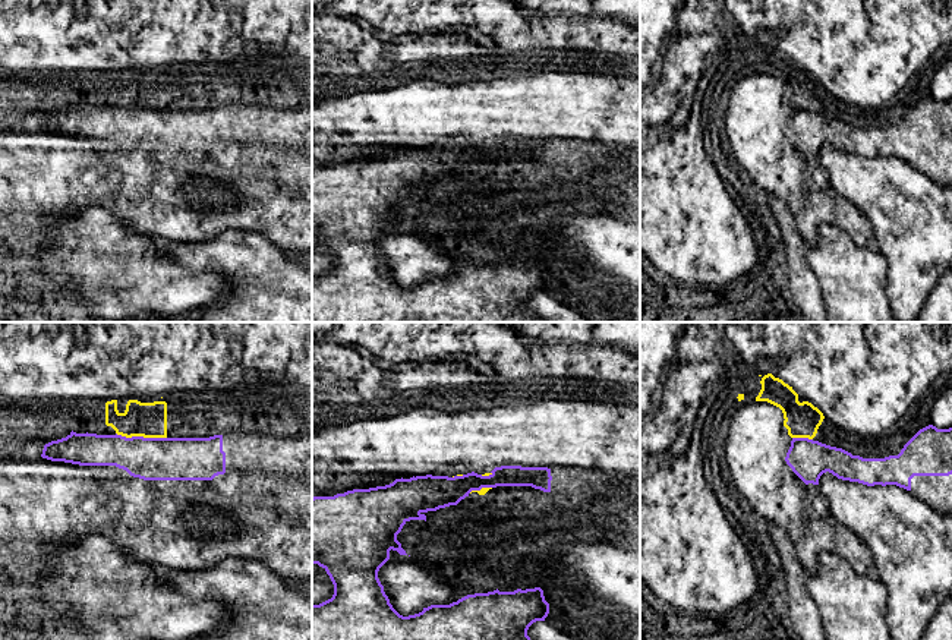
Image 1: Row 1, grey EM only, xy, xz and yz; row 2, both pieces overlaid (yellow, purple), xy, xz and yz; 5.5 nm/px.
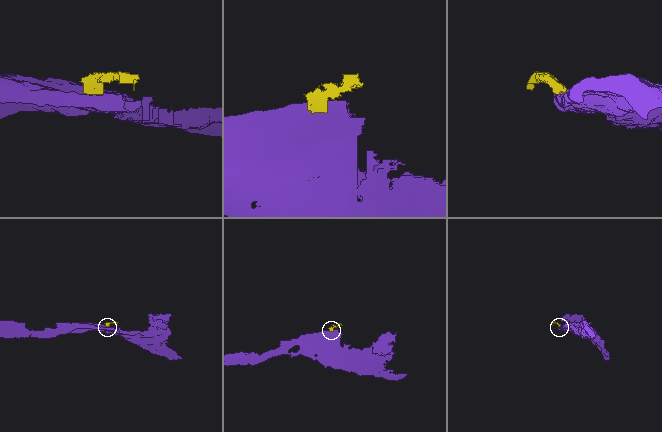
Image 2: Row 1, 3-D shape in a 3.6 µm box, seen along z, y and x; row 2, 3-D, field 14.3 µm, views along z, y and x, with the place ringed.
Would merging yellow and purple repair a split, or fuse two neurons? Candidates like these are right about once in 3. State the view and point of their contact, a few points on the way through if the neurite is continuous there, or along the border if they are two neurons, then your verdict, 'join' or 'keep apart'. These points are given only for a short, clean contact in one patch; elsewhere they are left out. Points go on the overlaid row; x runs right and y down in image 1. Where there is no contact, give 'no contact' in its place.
meets yellow in xy at (141, 435); border along xy (116, 432), (125, 437), (166, 438); keep apart

